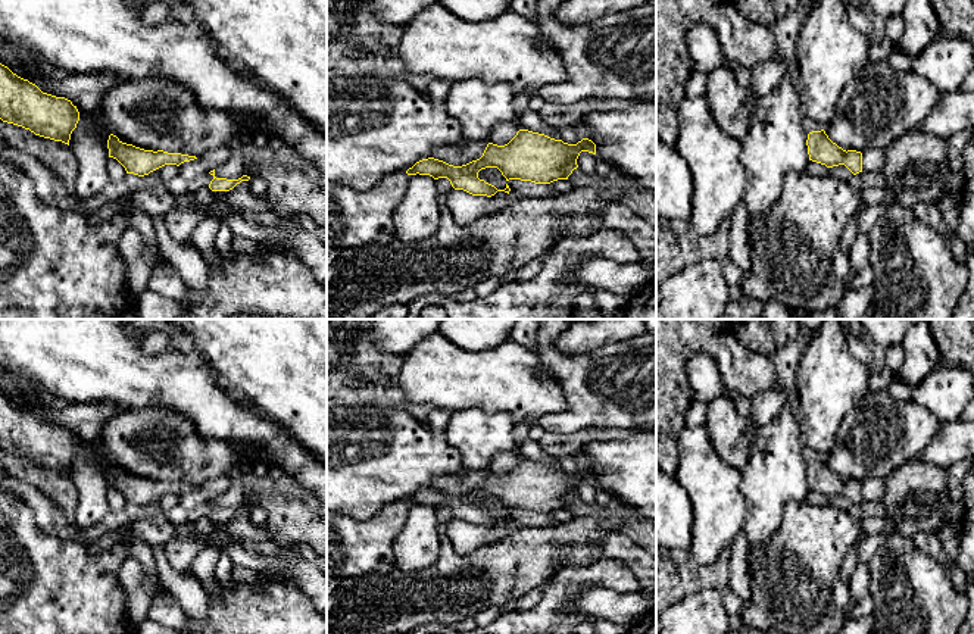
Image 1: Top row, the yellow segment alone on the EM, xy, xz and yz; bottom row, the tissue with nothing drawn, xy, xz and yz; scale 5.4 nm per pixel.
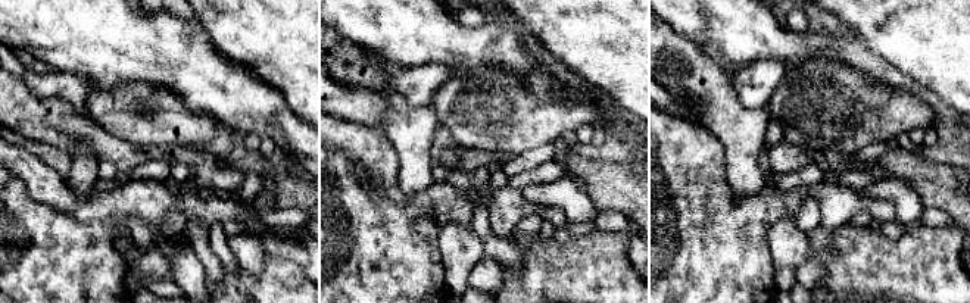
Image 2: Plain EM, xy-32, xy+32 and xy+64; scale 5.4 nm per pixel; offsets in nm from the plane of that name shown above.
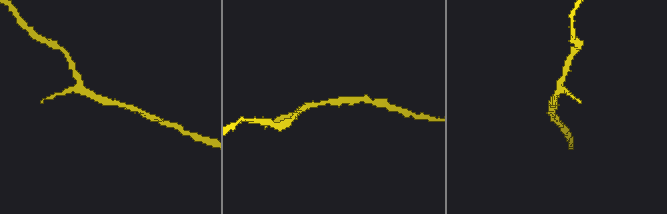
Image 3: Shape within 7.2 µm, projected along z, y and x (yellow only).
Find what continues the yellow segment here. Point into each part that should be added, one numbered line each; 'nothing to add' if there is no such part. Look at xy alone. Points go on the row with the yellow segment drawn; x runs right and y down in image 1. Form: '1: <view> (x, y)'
nothing to add

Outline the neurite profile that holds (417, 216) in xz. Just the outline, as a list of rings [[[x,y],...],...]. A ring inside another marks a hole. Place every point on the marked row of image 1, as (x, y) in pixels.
[[[409,175],[406,194],[393,215],[394,232],[402,241],[419,241],[436,234],[441,206],[437,182],[430,175]]]

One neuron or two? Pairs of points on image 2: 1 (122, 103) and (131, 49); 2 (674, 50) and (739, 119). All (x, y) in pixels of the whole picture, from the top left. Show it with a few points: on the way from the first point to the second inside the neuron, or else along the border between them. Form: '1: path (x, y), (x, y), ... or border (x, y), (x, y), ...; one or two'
1: border (159, 86), (147, 83), (115, 84), (94, 91); two
2: path (691, 68), (721, 102); one

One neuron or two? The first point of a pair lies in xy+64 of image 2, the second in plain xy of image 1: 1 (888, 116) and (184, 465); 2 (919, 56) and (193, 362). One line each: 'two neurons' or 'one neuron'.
1: one neuron
2: two neurons

